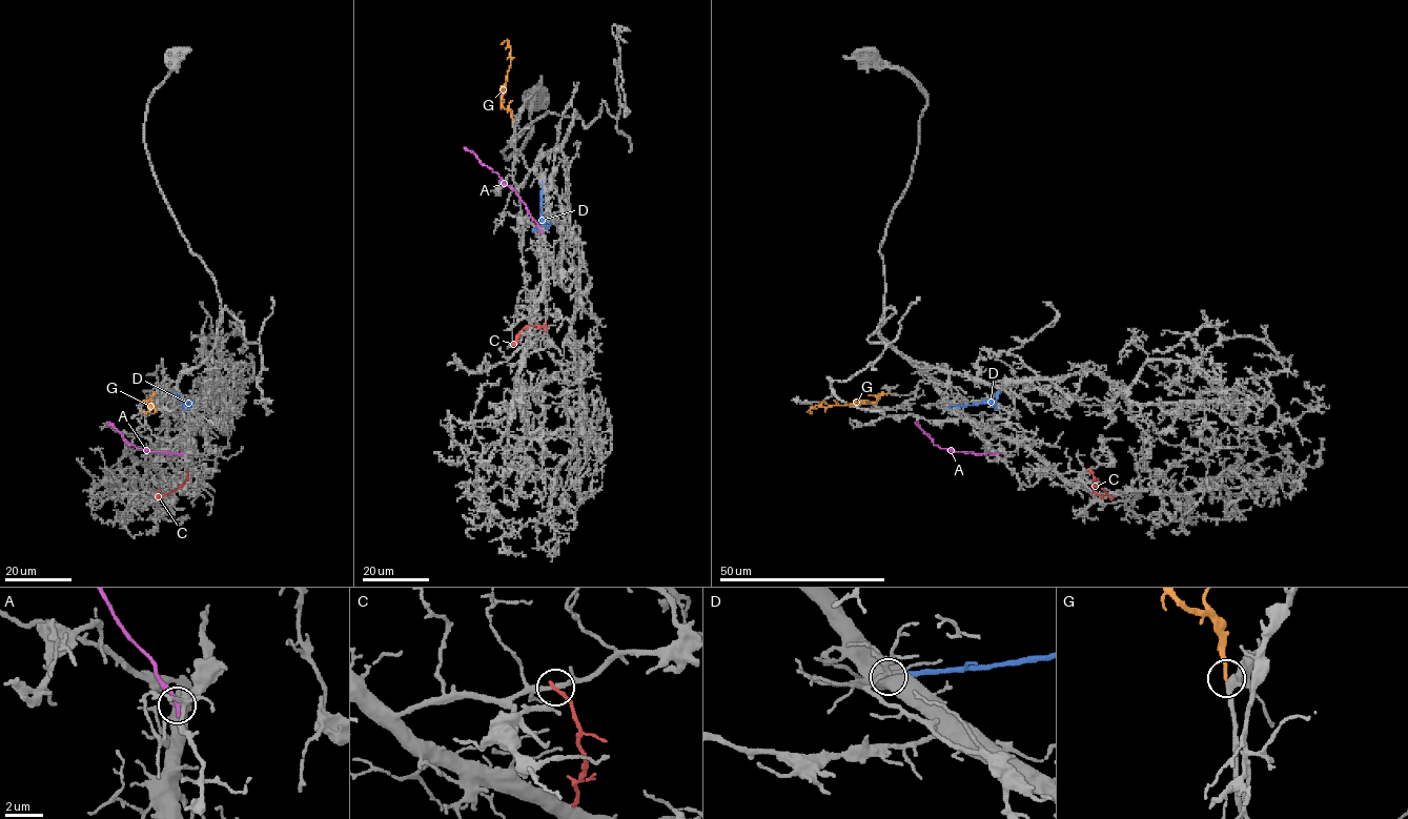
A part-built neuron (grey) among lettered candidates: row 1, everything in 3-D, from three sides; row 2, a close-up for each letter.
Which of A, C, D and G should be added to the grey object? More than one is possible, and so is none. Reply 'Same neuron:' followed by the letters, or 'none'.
Same neuron: G

